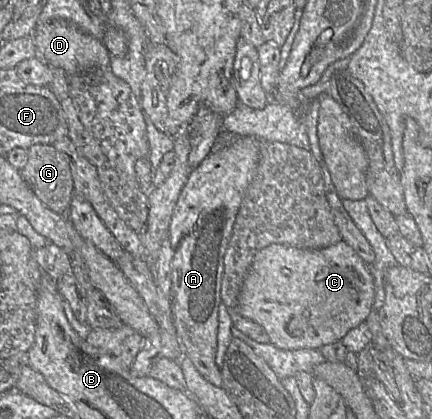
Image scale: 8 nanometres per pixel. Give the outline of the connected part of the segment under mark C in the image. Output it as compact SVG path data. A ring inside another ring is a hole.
M342 240L320 249L274 243L255 254L238 296L238 312L260 324L270 338L269 343L280 349L319 349L323 345L341 341L349 330L365 322L372 309L374 292L369 267Z

